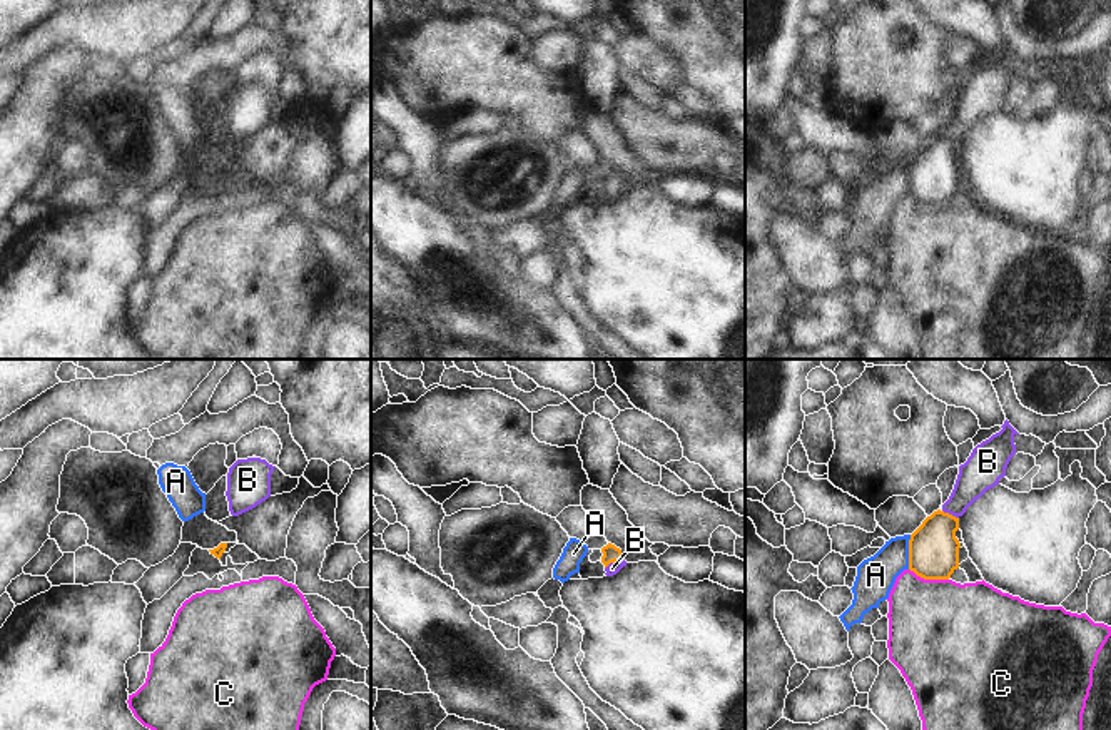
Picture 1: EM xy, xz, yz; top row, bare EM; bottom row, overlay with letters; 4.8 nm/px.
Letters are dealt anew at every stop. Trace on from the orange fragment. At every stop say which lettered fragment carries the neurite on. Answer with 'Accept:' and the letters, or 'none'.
Accept: B

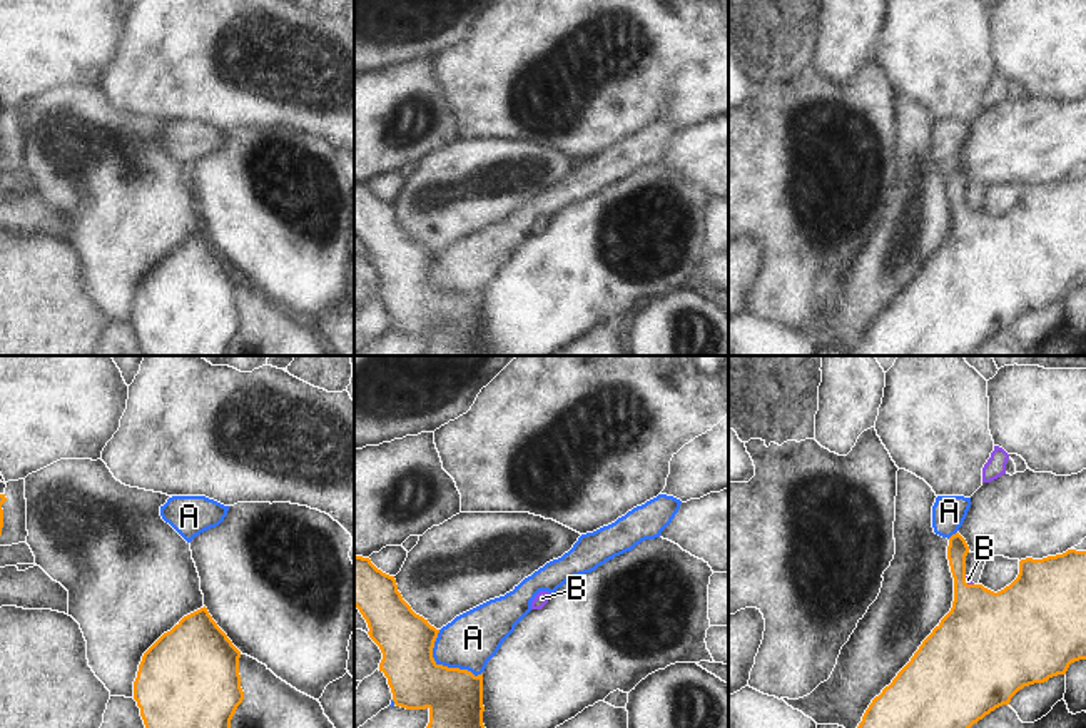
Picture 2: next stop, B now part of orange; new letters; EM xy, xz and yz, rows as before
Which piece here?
Accept: B

